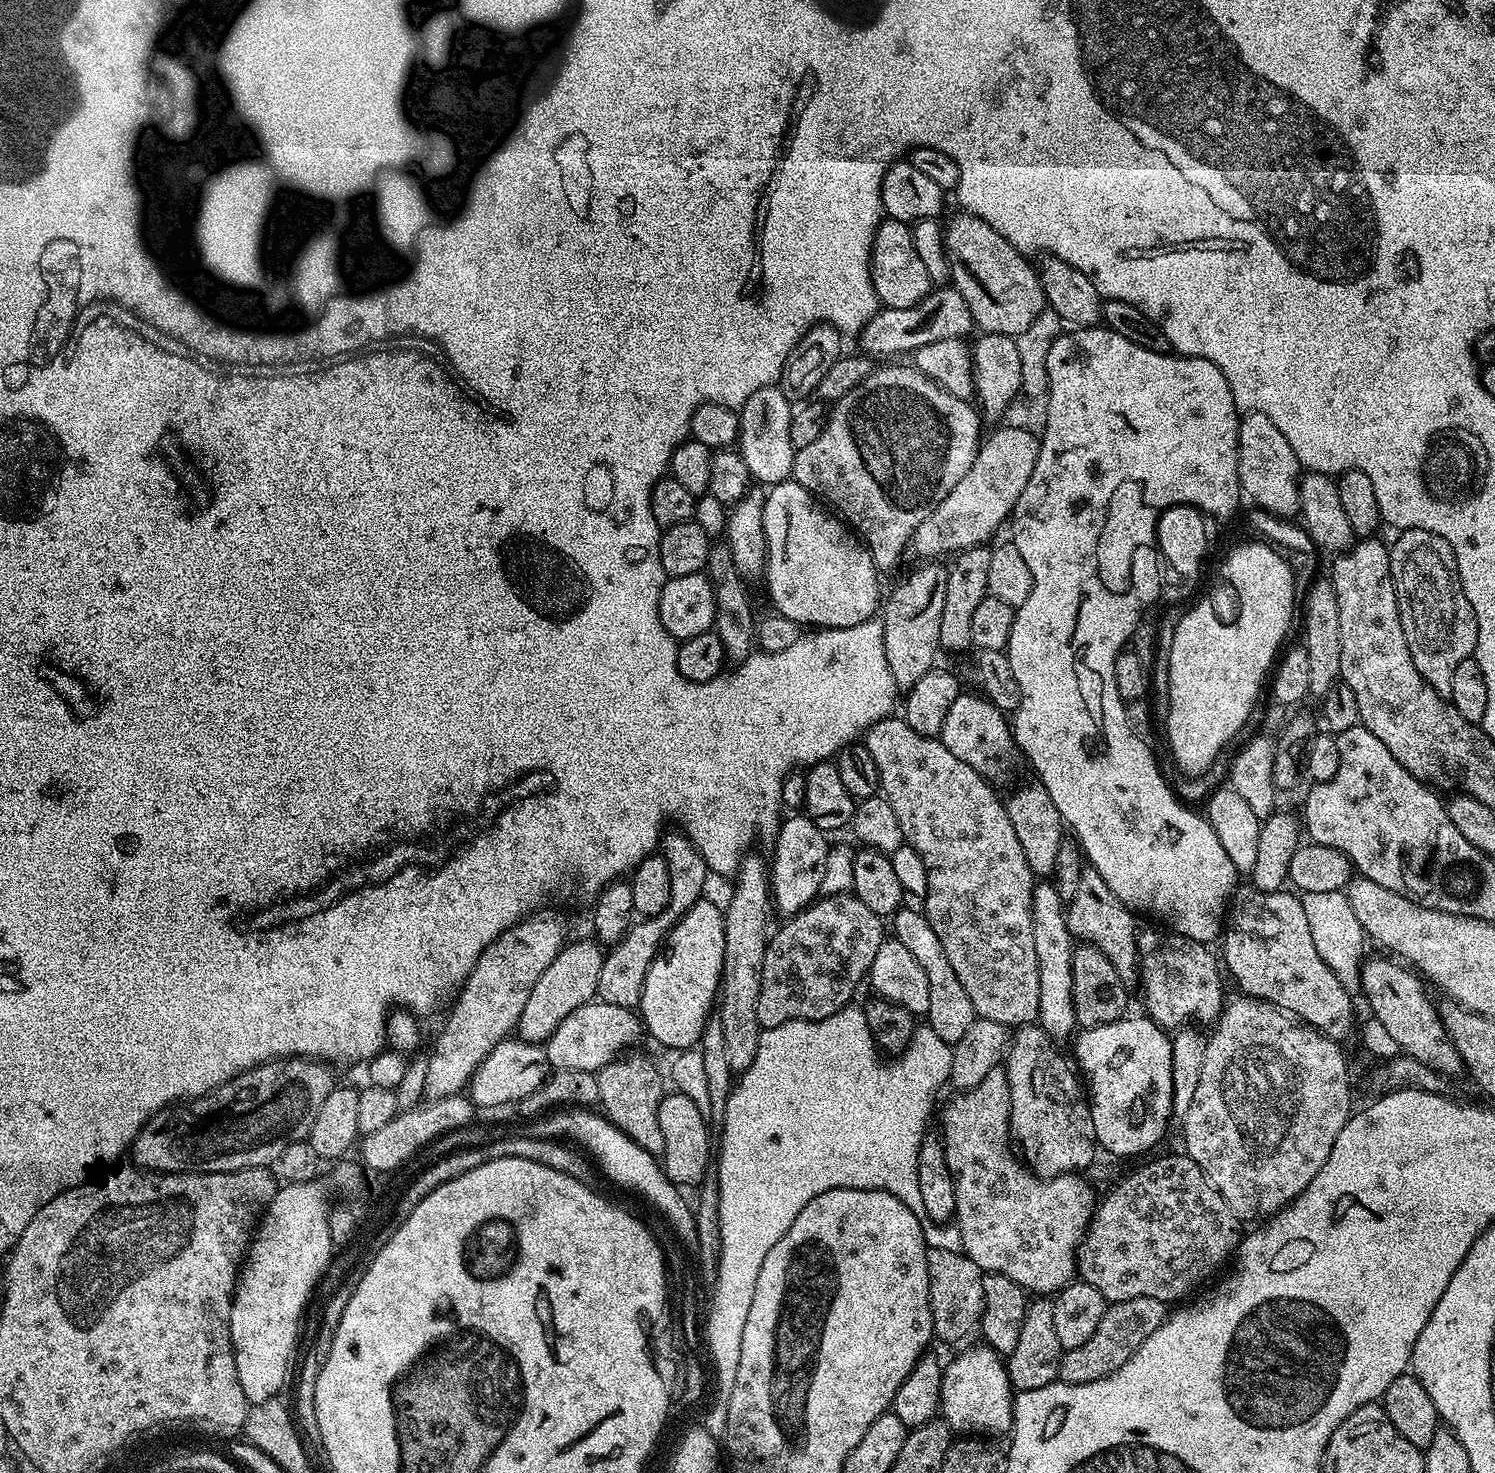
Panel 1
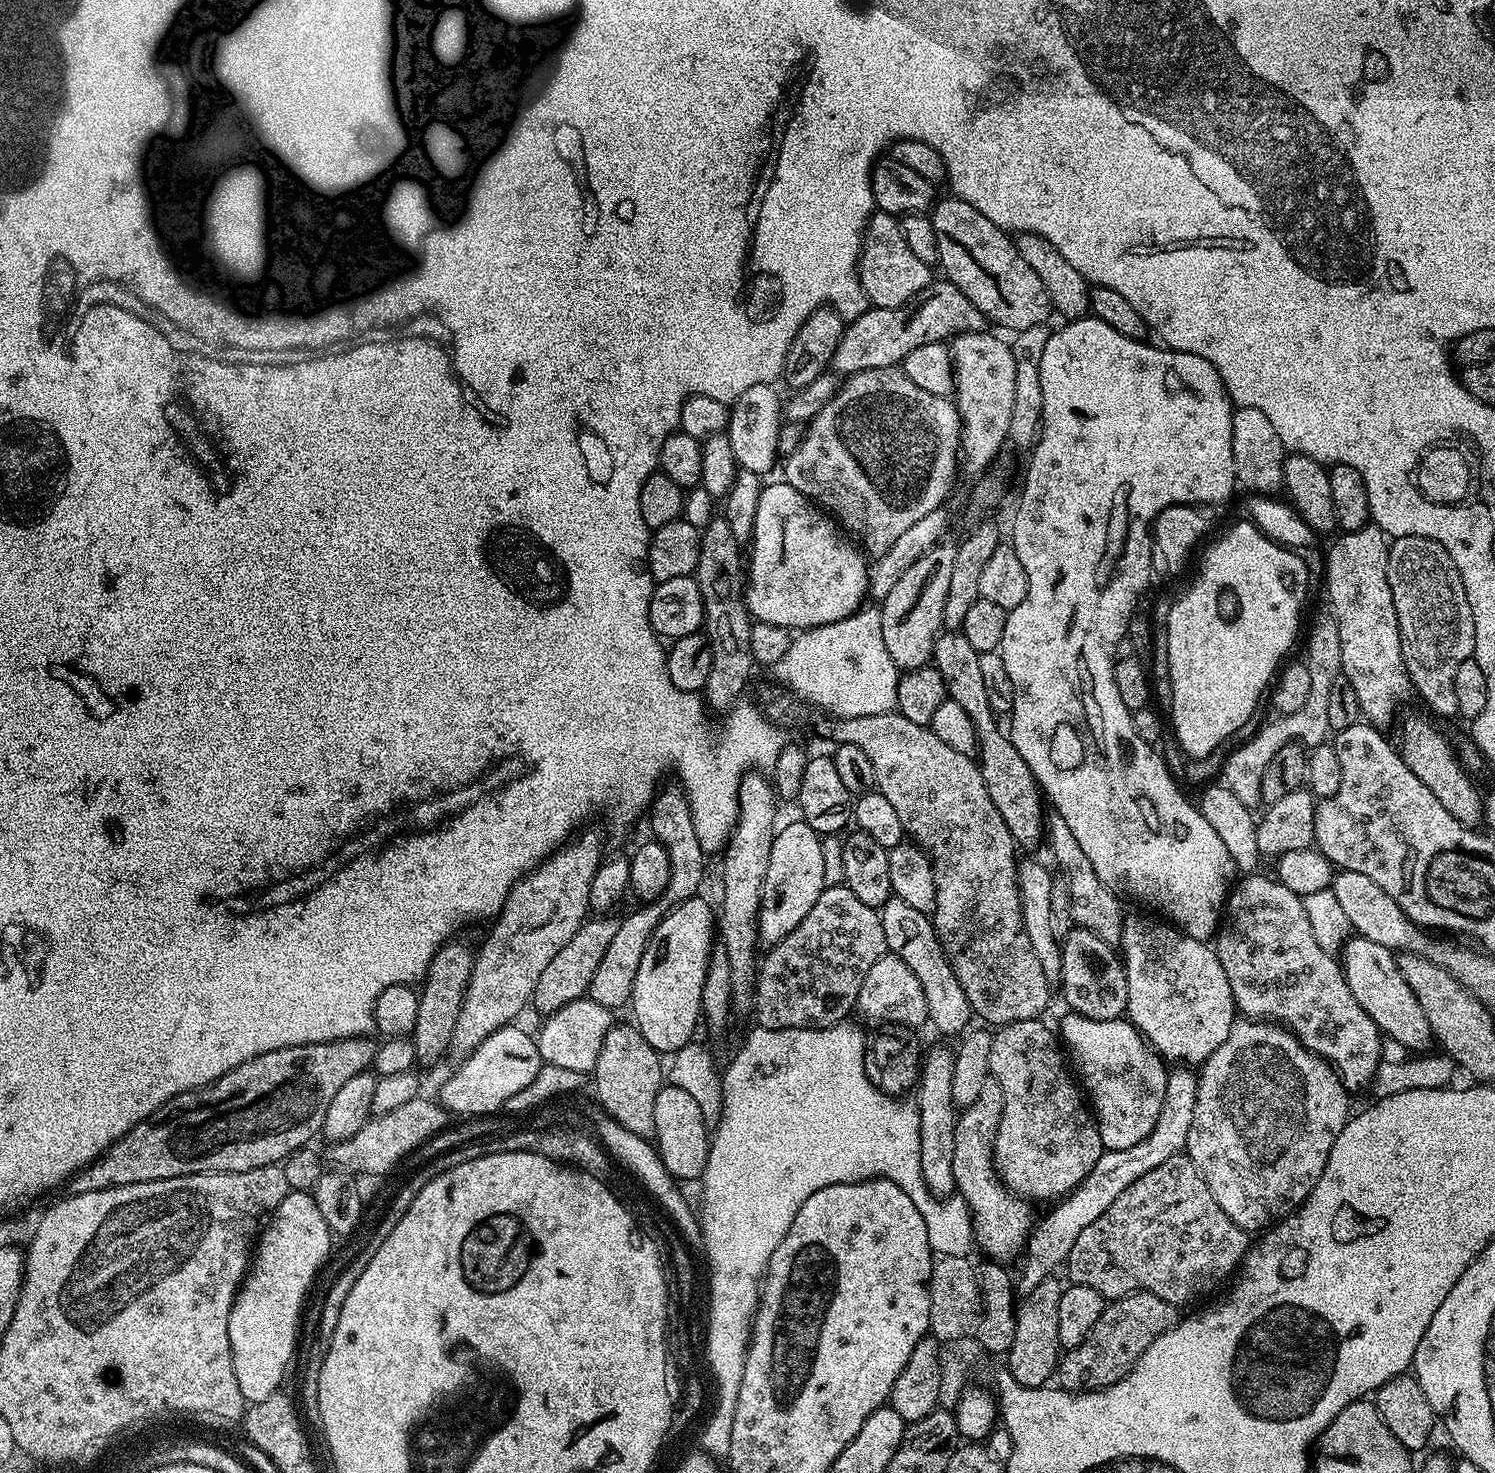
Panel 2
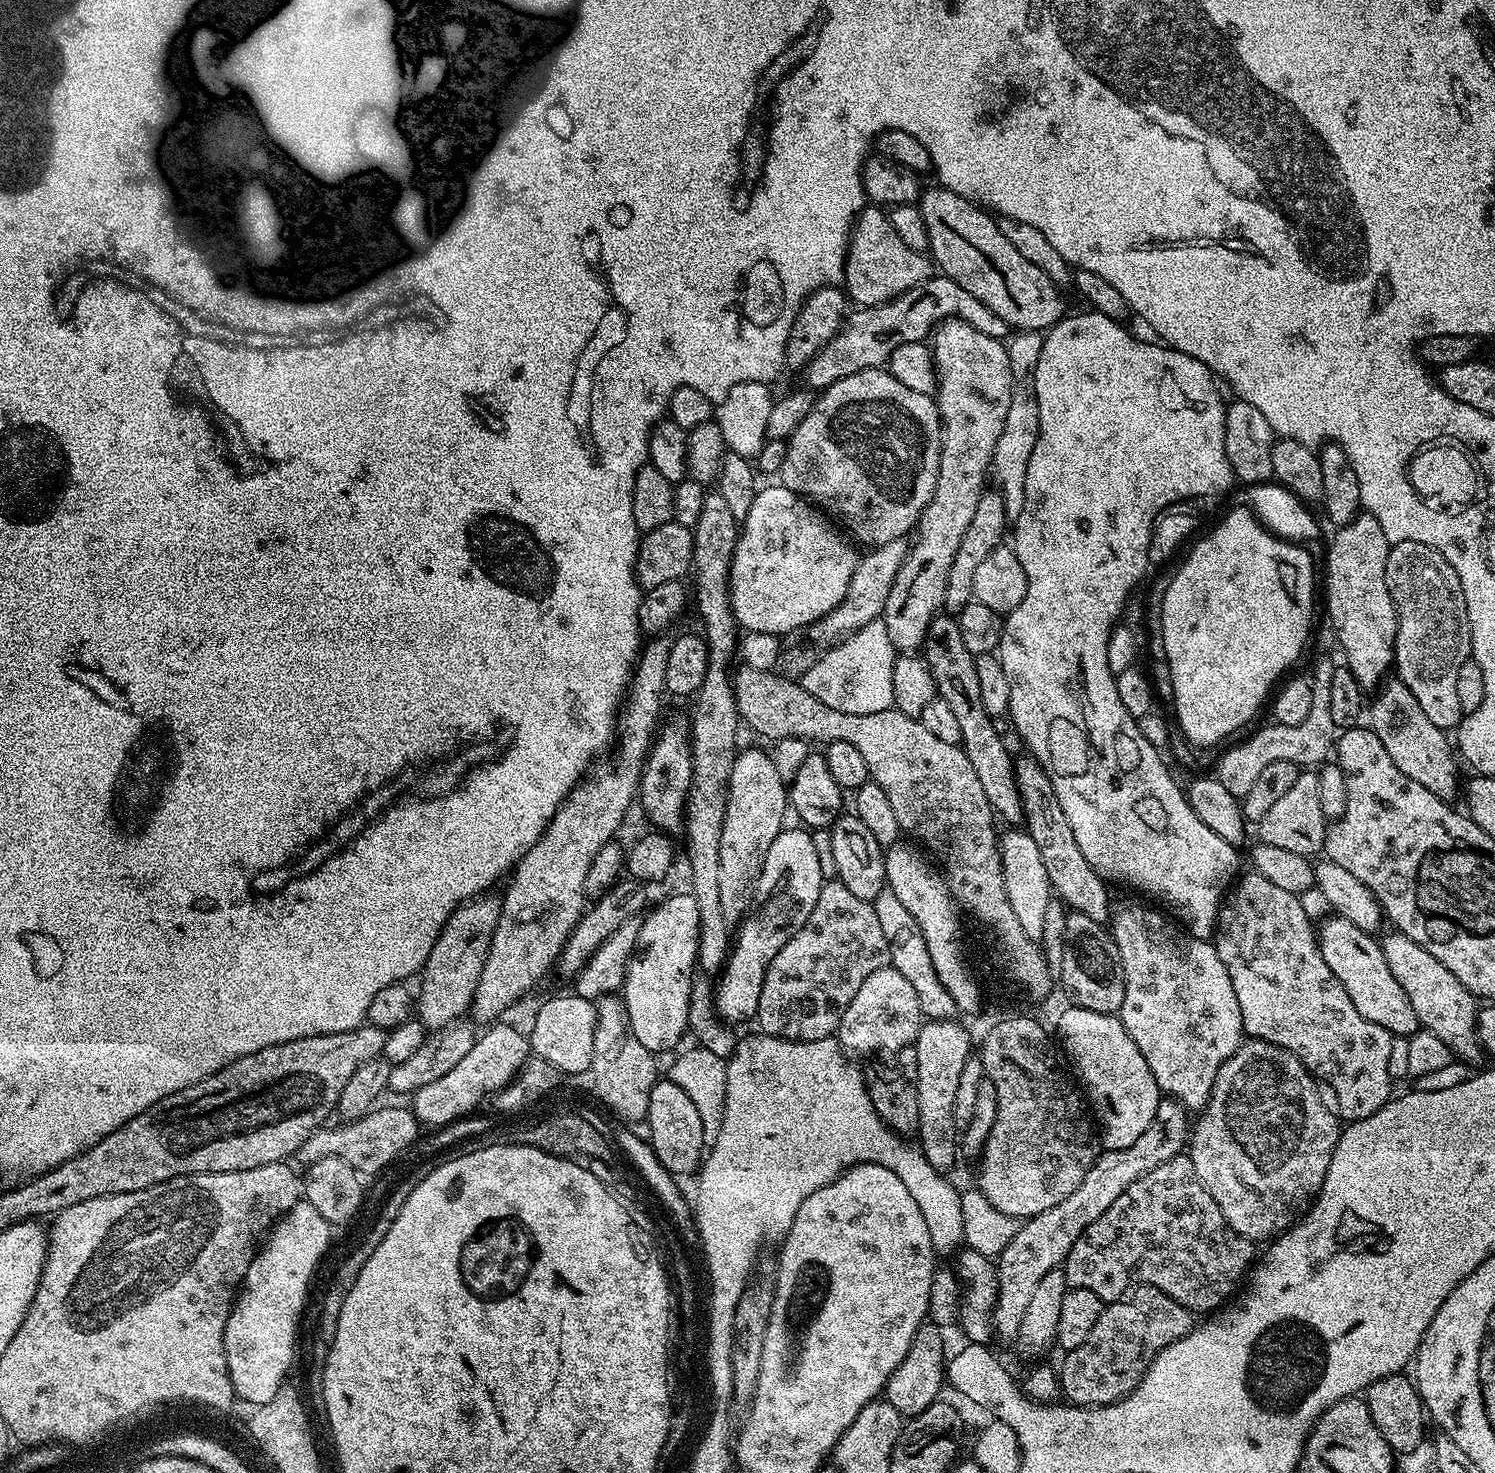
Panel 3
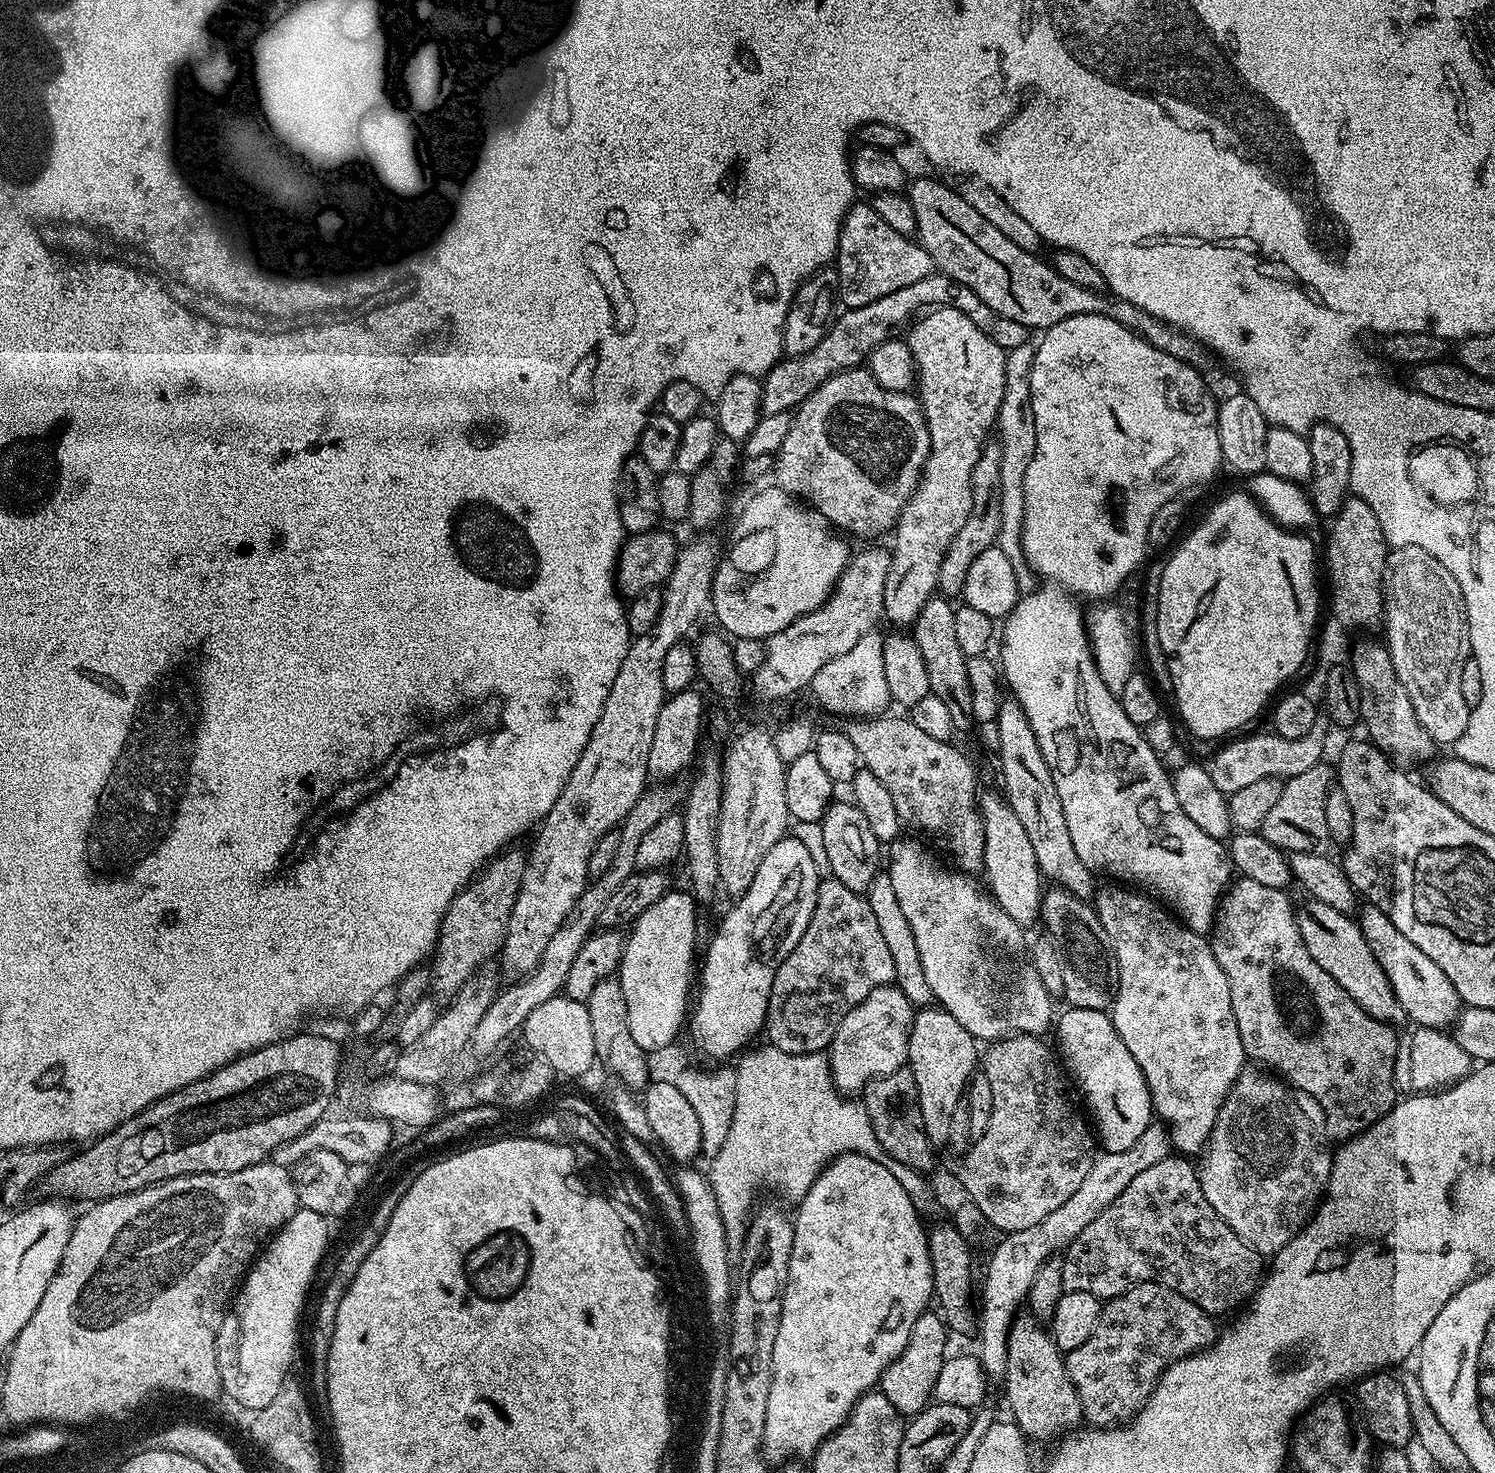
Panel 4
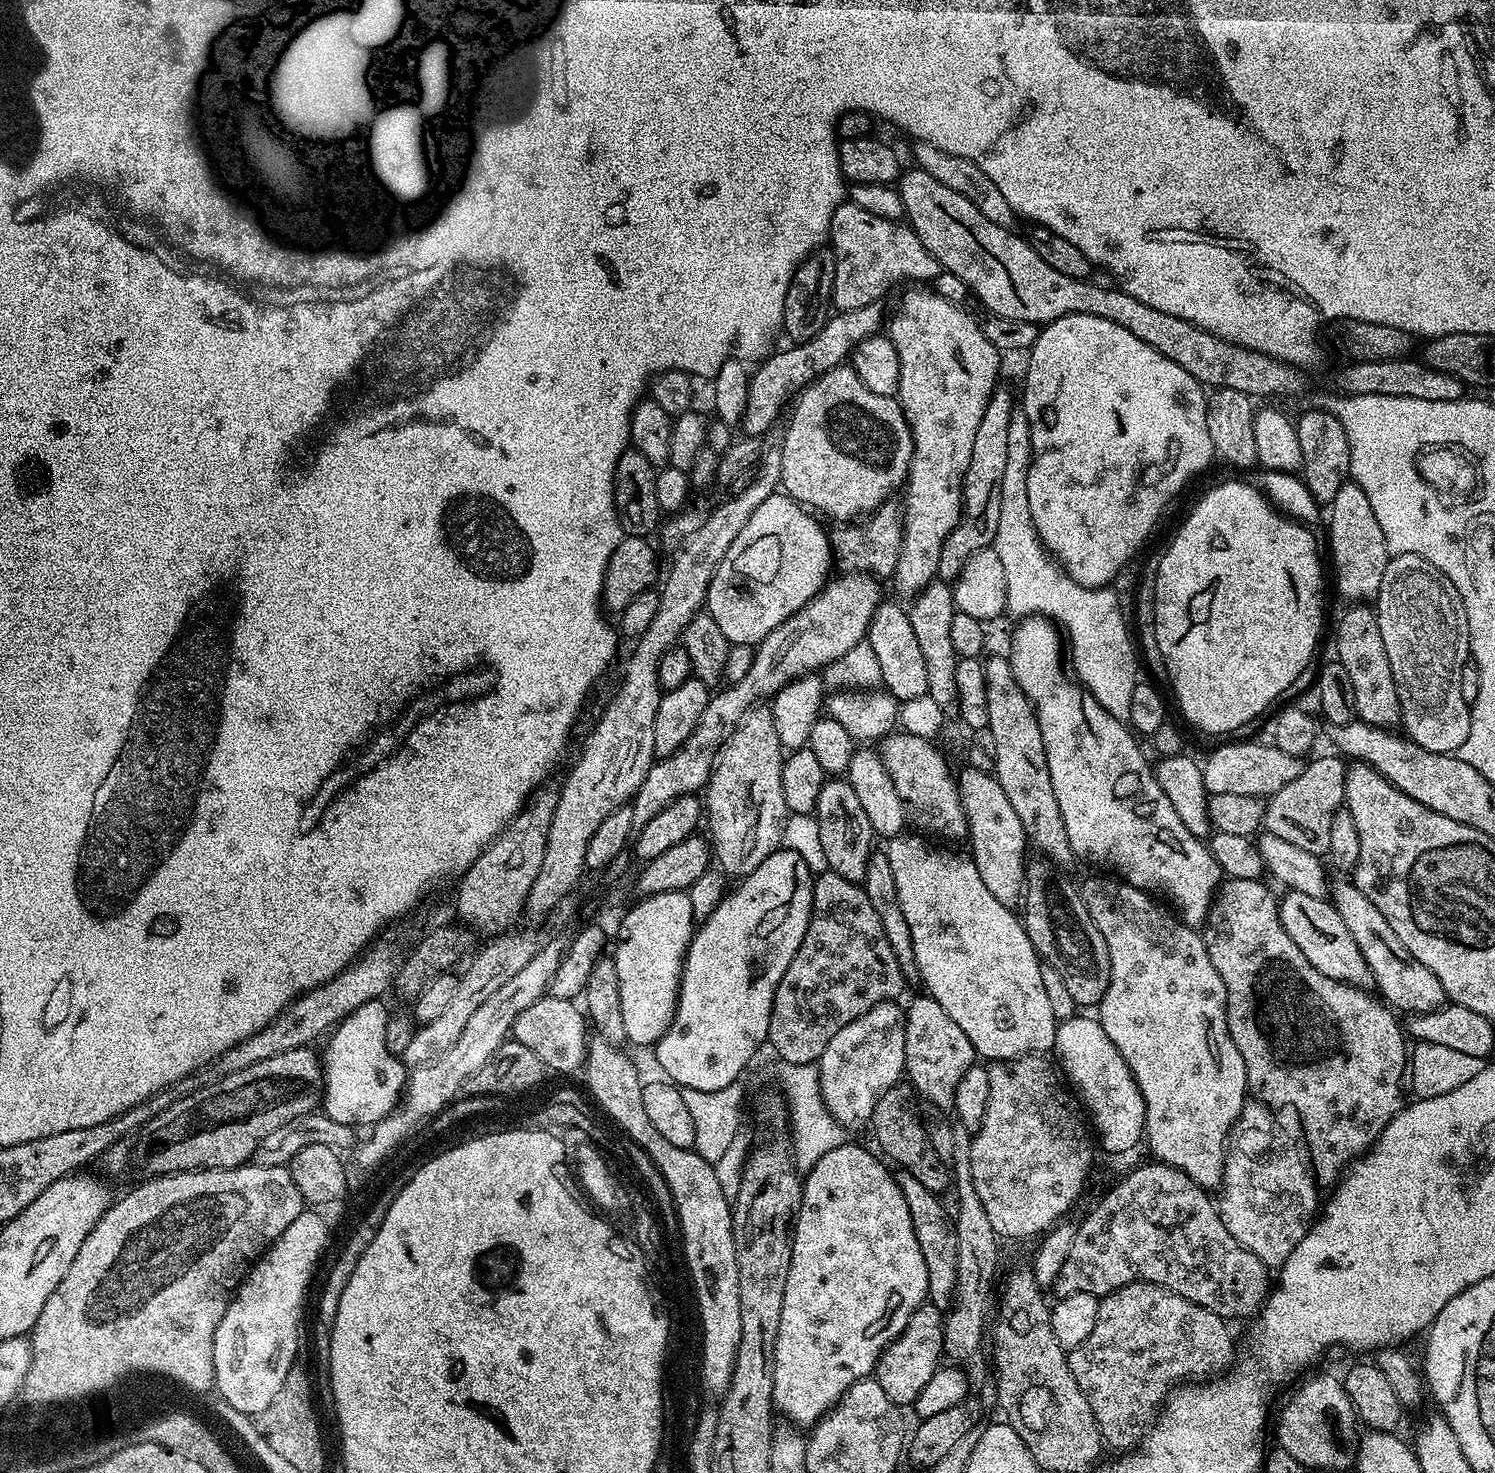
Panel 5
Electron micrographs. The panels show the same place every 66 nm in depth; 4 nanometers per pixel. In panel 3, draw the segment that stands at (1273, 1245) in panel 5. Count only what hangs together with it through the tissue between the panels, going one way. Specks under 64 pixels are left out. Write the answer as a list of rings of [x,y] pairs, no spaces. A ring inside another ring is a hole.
[[[1245,1039],[1238,1046],[1238,1050],[1234,1050],[1234,1054],[1230,1058],[1226,1058],[1226,1062],[1218,1070],[1208,1105],[1197,1115],[1200,1116],[1197,1120],[1195,1117],[1190,1128],[1190,1155],[1194,1162],[1197,1178],[1210,1194],[1210,1198],[1214,1198],[1214,1202],[1218,1202],[1218,1210],[1222,1210],[1226,1222],[1239,1236],[1245,1236],[1246,1239],[1253,1242],[1271,1241],[1281,1232],[1287,1232],[1304,1215],[1306,1209],[1315,1200],[1317,1192],[1320,1191],[1322,1182],[1328,1173],[1330,1158],[1334,1154],[1334,1146],[1342,1131],[1342,1124],[1337,1113],[1329,1105],[1329,1109],[1324,1105],[1324,1100],[1320,1097],[1320,1092],[1316,1087],[1318,1087],[1316,1077],[1309,1072],[1308,1067],[1295,1054],[1265,1040]]]

